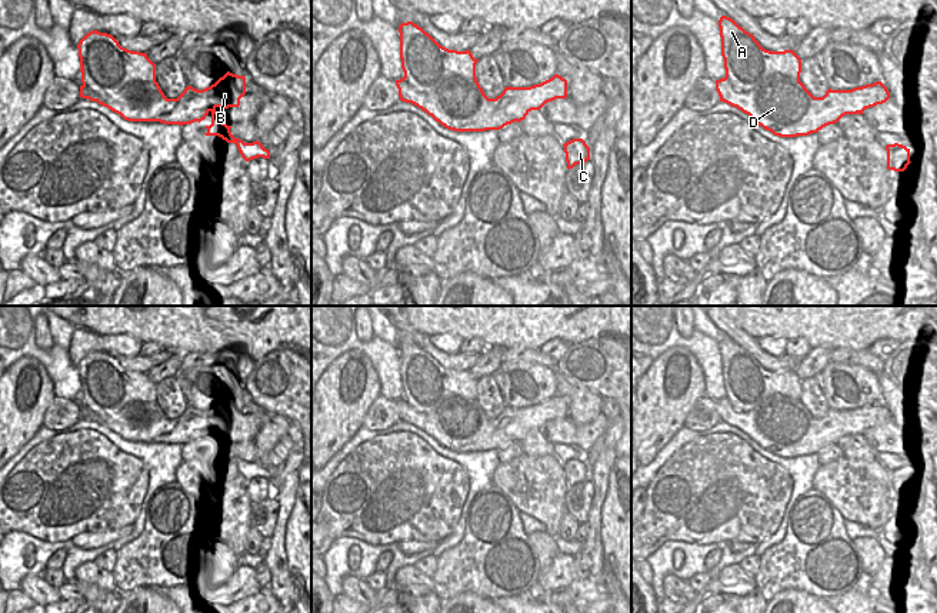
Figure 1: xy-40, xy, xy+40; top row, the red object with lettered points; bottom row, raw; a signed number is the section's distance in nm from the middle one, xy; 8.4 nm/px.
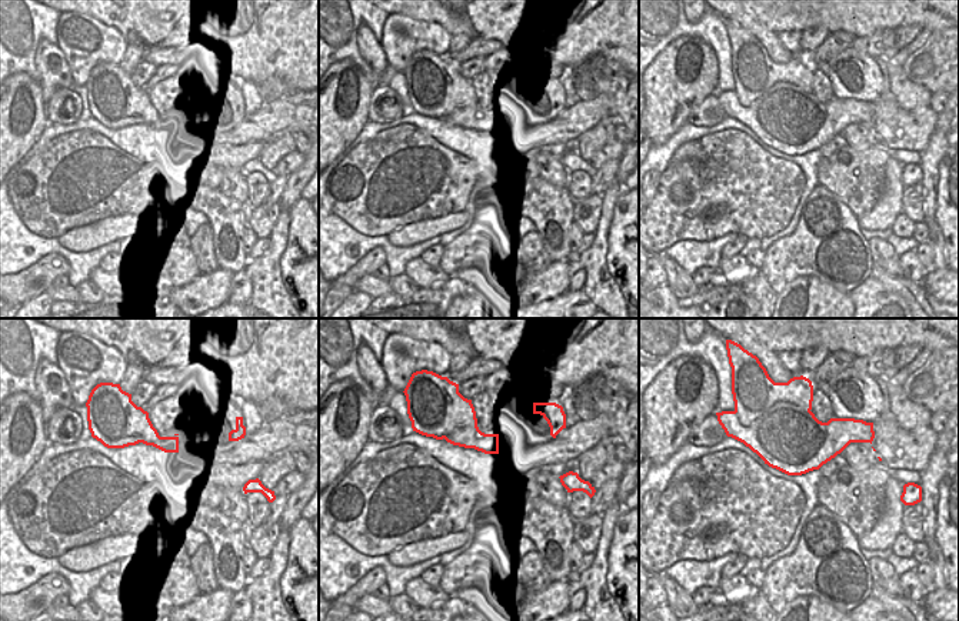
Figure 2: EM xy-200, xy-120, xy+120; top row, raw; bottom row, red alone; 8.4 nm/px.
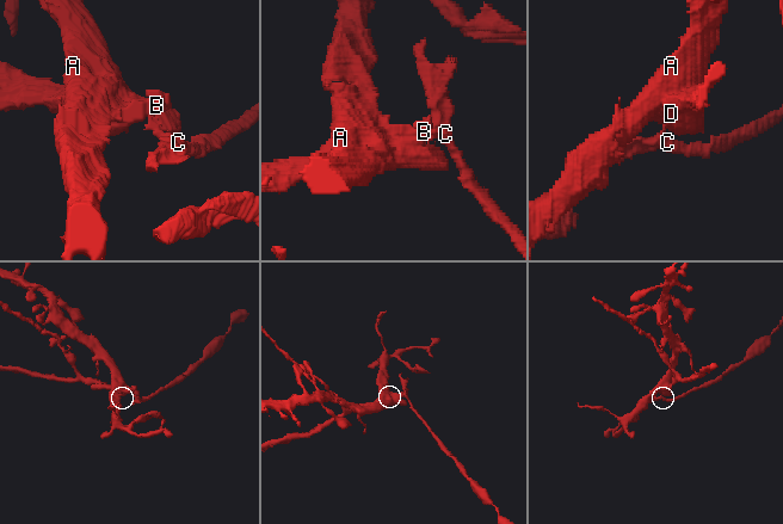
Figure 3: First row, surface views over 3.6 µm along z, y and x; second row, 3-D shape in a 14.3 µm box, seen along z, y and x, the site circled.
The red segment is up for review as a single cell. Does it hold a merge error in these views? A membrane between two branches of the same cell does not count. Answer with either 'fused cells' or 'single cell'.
fused cells

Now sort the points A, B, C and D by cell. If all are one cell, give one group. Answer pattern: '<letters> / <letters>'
A / B C D

